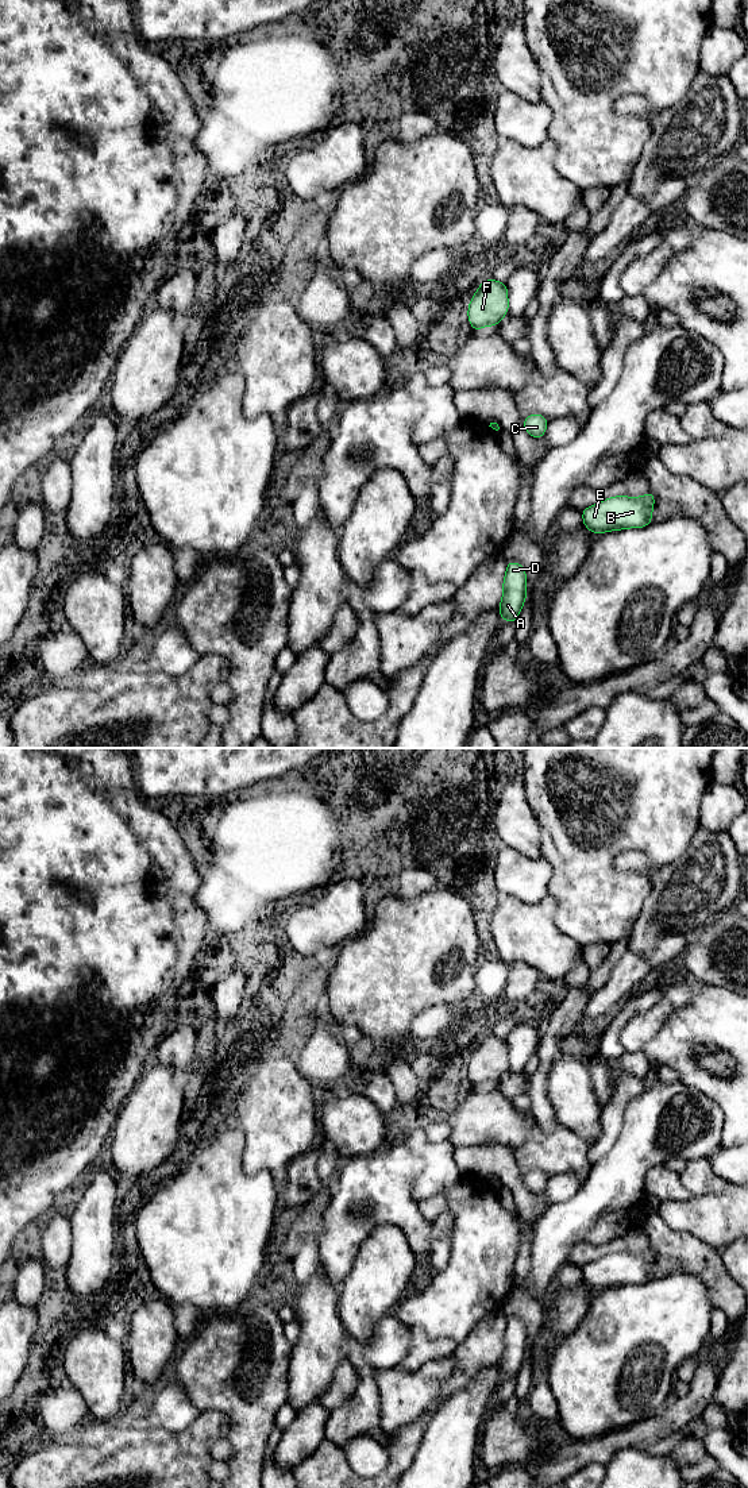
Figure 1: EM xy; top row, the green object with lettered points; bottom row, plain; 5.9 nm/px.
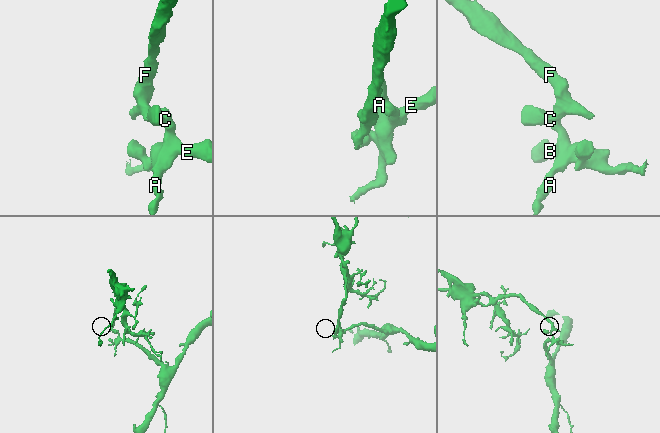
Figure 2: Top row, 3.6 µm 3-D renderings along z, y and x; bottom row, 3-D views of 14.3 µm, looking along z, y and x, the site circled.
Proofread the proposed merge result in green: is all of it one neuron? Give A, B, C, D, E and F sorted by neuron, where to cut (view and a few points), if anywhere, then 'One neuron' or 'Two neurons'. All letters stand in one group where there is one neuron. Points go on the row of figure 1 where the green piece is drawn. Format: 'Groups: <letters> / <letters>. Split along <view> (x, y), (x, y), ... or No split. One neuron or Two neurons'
Groups: A B C D E / F. Split along xy (497, 424), (492, 427). Two neurons

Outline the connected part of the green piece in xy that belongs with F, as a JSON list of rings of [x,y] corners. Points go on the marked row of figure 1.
[[[494,278],[482,282],[473,296],[467,317],[473,332],[486,327],[498,327],[504,316],[508,315],[508,286]]]

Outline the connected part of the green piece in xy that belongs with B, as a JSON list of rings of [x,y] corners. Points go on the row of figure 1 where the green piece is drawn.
[[[655,494],[643,497],[614,496],[581,510],[583,525],[594,535],[628,528],[645,528],[652,523]]]

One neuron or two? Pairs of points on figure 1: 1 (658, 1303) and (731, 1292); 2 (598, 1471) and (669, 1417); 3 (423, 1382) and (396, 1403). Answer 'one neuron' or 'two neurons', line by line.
1: two neurons
2: two neurons
3: one neuron

